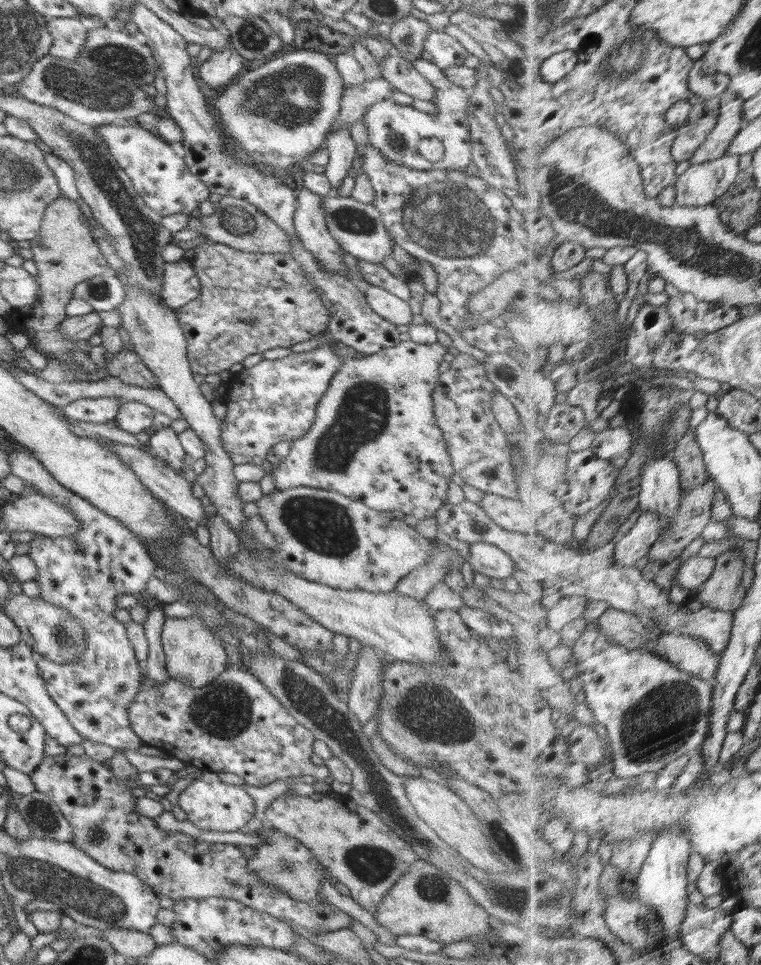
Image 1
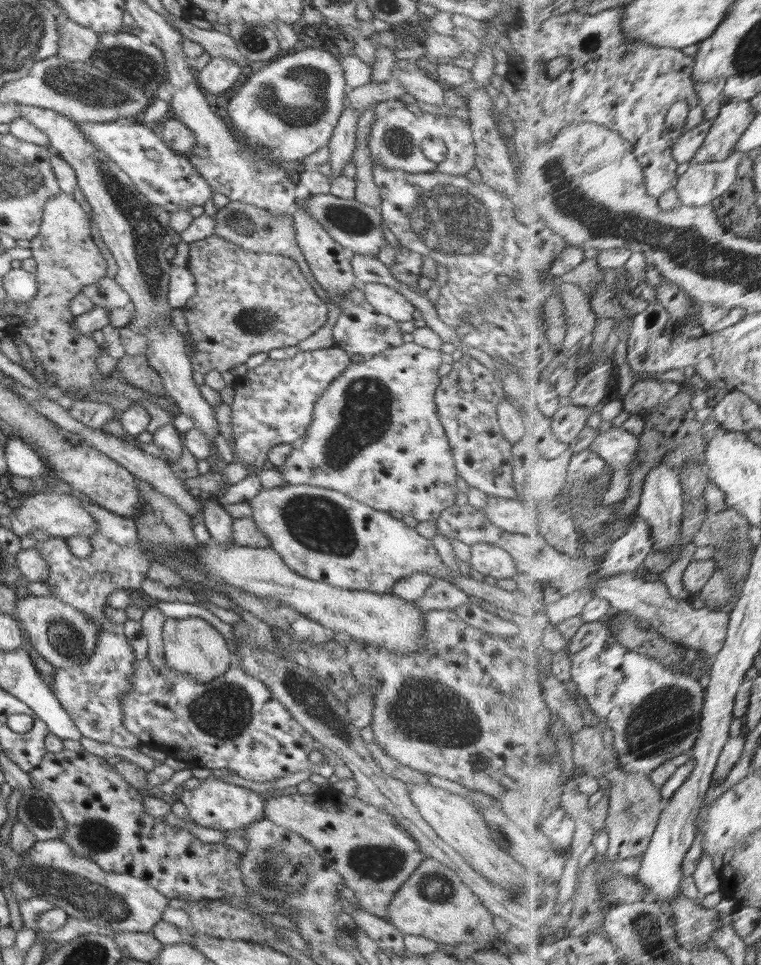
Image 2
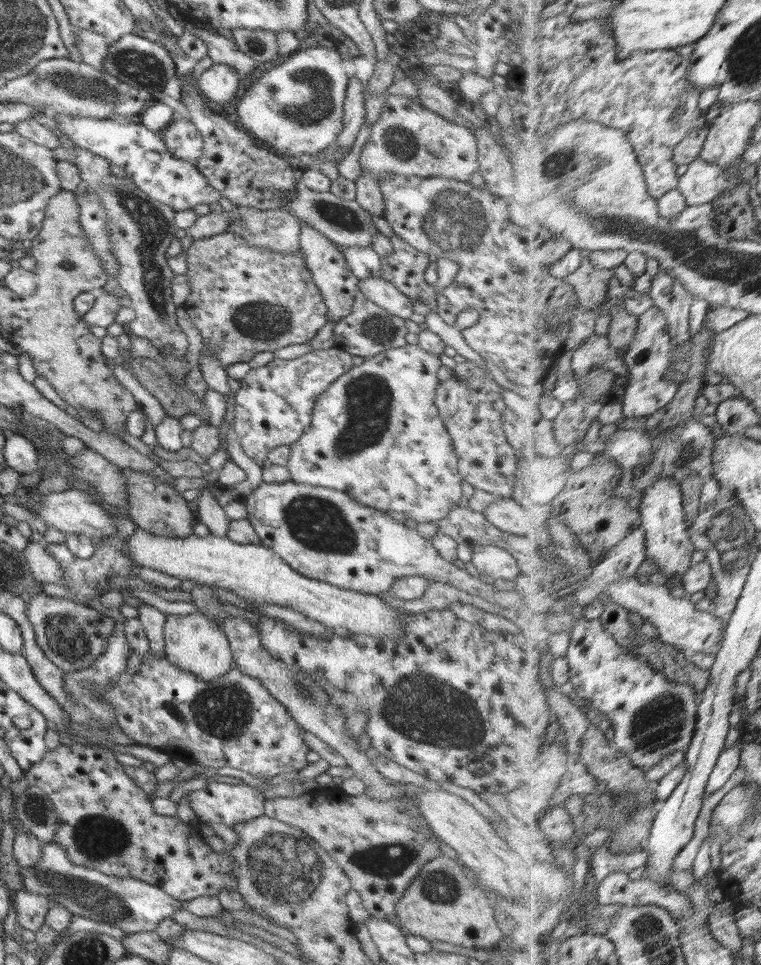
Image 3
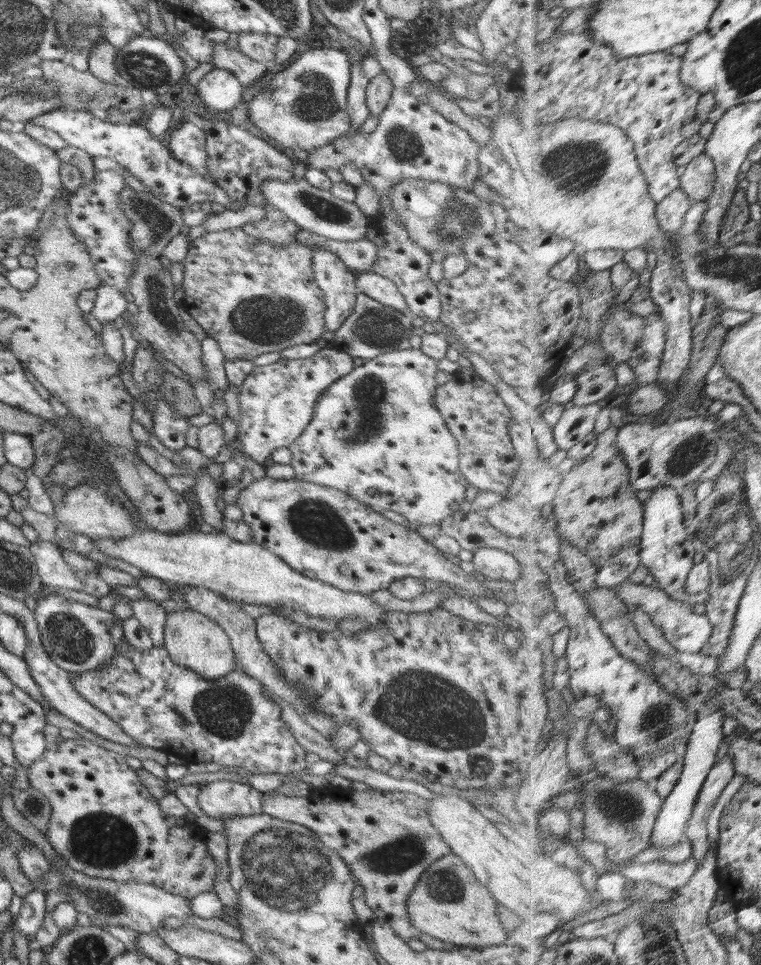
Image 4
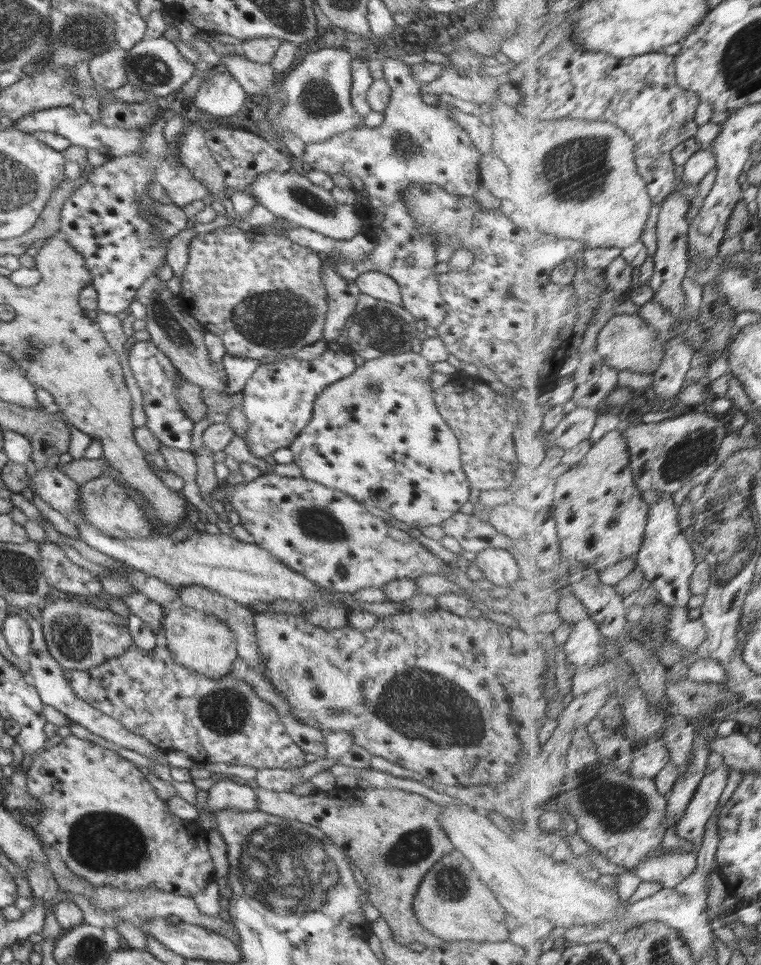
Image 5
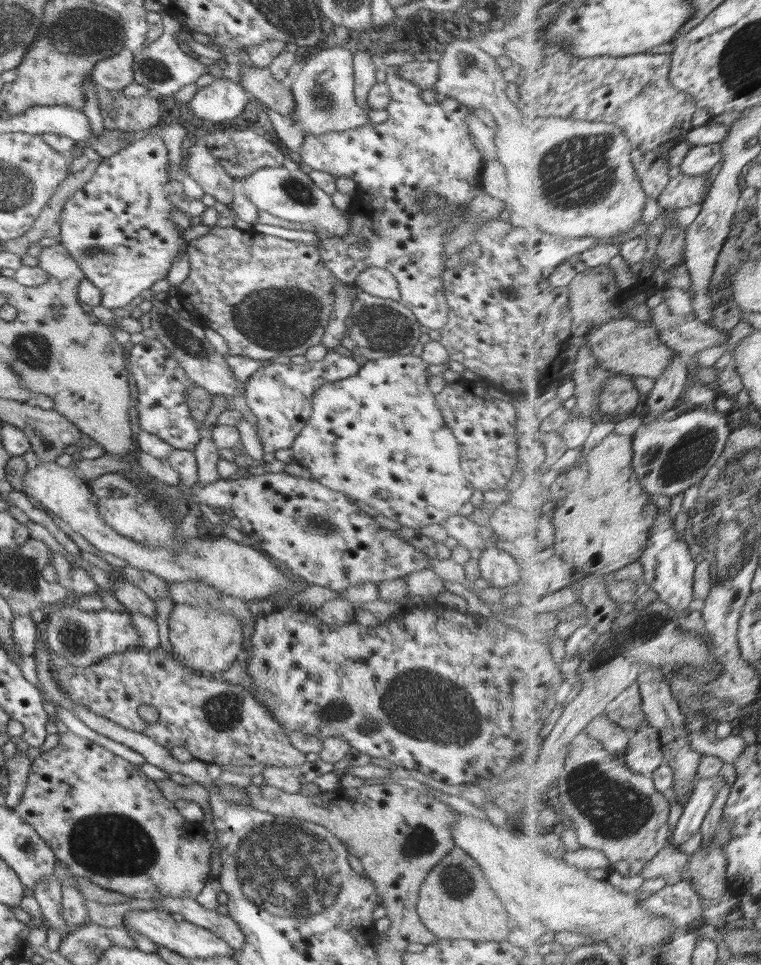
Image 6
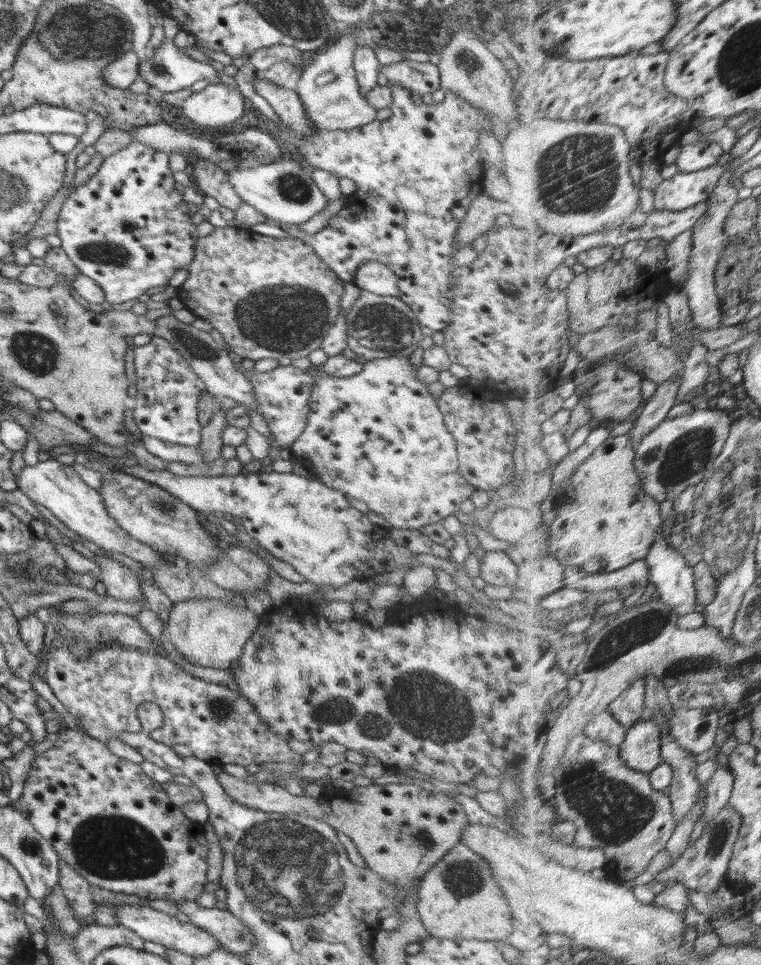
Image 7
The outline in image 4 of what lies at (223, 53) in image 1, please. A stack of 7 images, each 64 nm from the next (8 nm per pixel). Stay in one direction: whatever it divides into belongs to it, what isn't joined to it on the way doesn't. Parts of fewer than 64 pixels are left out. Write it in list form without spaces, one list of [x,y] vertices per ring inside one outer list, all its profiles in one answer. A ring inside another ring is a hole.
[[[214,67],[198,82],[197,94],[206,108],[230,111],[239,104],[243,95],[240,81],[226,69]]]

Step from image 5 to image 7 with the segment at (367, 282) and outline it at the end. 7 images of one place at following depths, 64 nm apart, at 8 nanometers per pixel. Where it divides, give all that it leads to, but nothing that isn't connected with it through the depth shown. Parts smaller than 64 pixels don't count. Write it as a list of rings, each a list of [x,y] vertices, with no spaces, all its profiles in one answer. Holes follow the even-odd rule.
[[[368,261],[357,268],[353,283],[380,296],[397,297],[400,294],[397,279],[396,274],[382,262]]]

